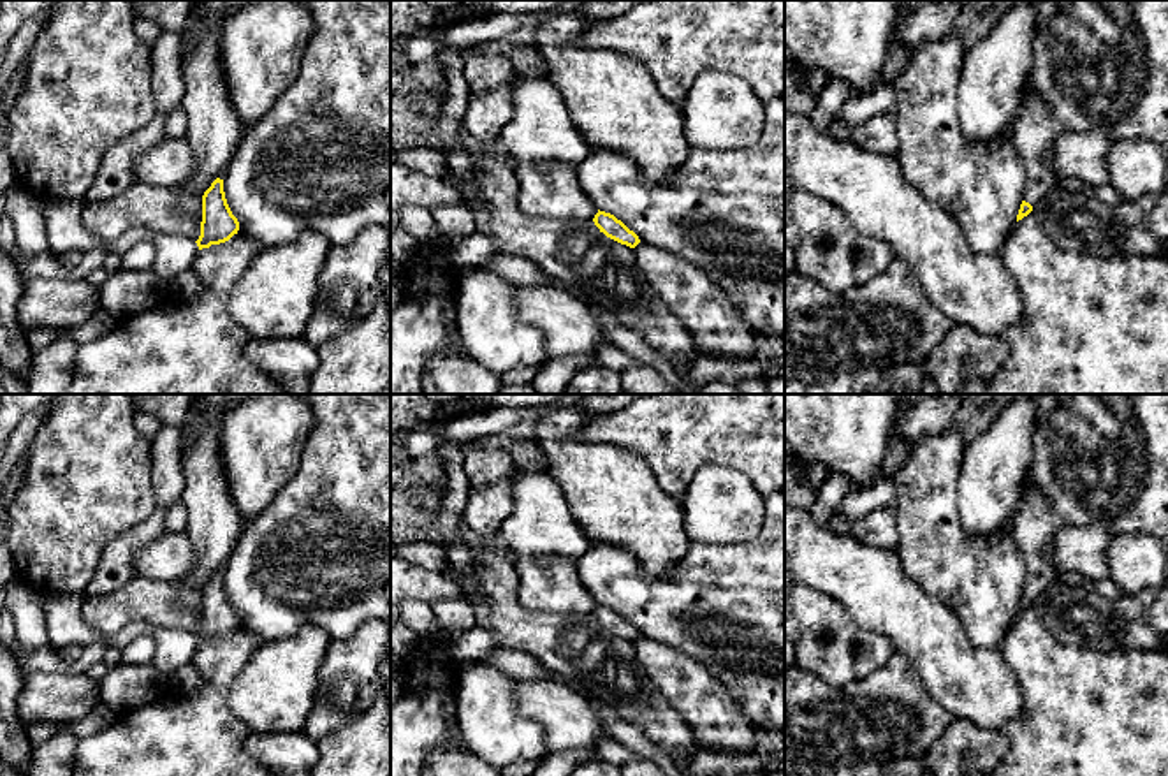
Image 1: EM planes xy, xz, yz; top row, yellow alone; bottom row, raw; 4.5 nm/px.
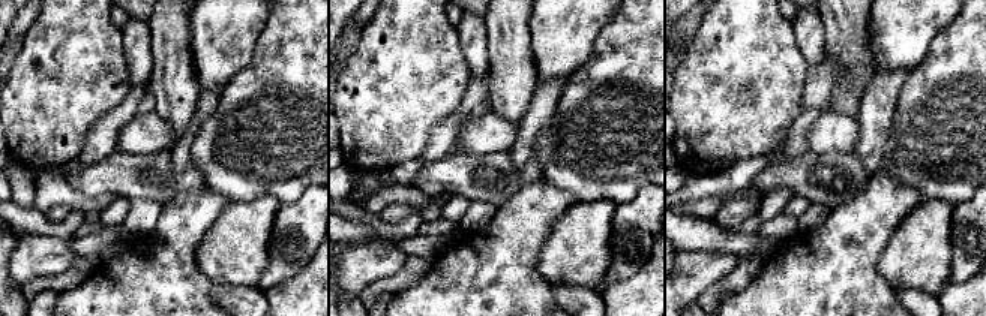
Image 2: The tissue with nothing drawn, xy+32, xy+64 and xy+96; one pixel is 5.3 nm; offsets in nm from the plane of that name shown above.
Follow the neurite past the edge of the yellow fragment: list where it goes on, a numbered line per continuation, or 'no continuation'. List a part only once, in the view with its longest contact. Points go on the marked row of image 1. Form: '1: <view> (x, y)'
1: yz (1035, 127)

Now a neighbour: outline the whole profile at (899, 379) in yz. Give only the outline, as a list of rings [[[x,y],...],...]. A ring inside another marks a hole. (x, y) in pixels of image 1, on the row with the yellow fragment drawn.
[[[892,364],[883,368],[862,368],[858,371],[841,371],[821,382],[802,382],[793,378],[785,384],[785,394],[922,394],[923,373],[916,364]]]

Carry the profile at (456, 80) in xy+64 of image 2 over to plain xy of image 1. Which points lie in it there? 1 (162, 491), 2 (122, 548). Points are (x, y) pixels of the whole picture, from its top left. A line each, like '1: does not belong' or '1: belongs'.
1: does not belong
2: does not belong

